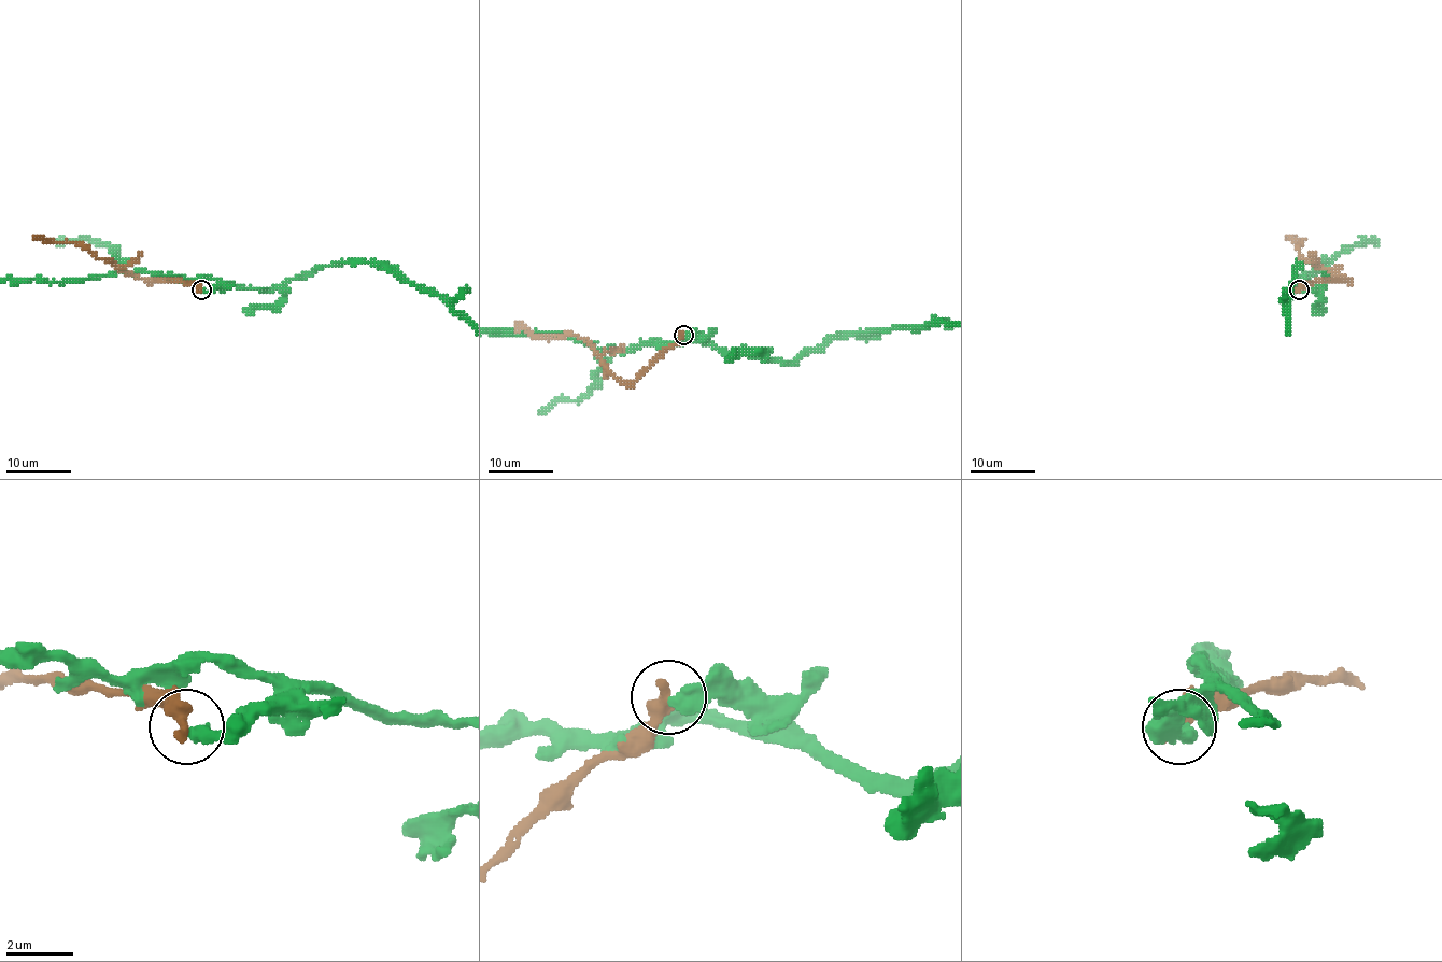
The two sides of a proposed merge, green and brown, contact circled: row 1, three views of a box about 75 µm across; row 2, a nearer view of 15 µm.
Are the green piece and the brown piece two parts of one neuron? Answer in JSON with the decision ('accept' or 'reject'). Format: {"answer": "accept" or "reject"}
{"answer": "reject"}

